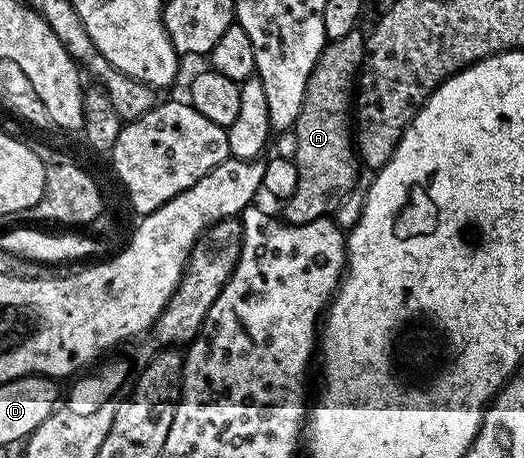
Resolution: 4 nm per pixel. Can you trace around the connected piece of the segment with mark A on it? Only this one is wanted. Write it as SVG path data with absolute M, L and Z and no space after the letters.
M356 28L340 39L327 42L307 79L302 111L292 128L297 144L293 157L297 189L282 207L283 216L289 222L305 225L335 214L356 185L360 163L354 148L353 101L366 41L365 32Z

